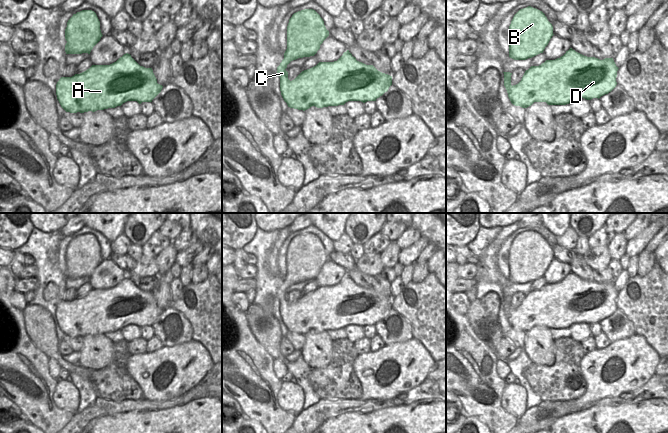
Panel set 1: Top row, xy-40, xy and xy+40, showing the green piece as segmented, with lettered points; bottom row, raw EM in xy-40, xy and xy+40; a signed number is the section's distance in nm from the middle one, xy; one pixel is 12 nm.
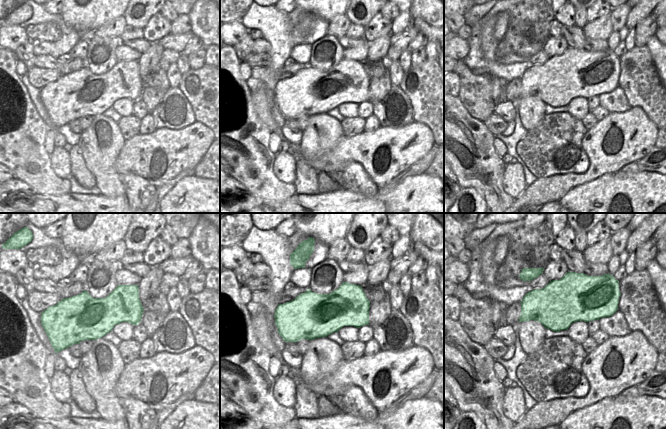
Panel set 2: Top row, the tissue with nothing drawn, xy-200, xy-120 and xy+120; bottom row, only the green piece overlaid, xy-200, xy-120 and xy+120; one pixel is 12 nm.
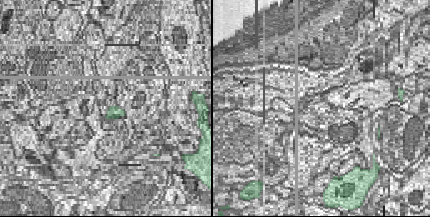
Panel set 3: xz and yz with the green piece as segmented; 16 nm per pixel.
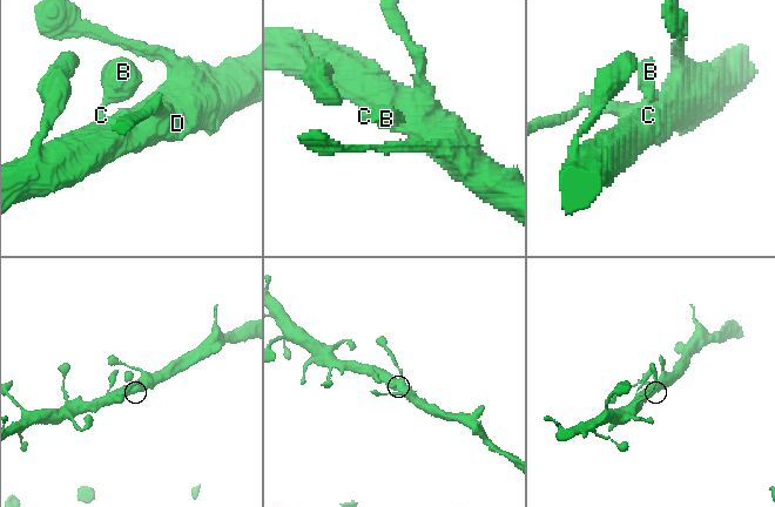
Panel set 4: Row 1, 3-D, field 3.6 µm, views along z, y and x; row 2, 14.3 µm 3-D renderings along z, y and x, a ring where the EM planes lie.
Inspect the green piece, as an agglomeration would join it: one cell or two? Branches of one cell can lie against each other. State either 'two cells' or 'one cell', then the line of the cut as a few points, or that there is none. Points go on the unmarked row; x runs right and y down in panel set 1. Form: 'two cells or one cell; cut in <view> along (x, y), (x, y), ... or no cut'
one cell; no cut

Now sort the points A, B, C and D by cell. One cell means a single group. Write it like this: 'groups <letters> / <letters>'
groups A B C D

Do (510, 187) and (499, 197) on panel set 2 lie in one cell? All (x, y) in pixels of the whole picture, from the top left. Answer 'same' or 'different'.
different

